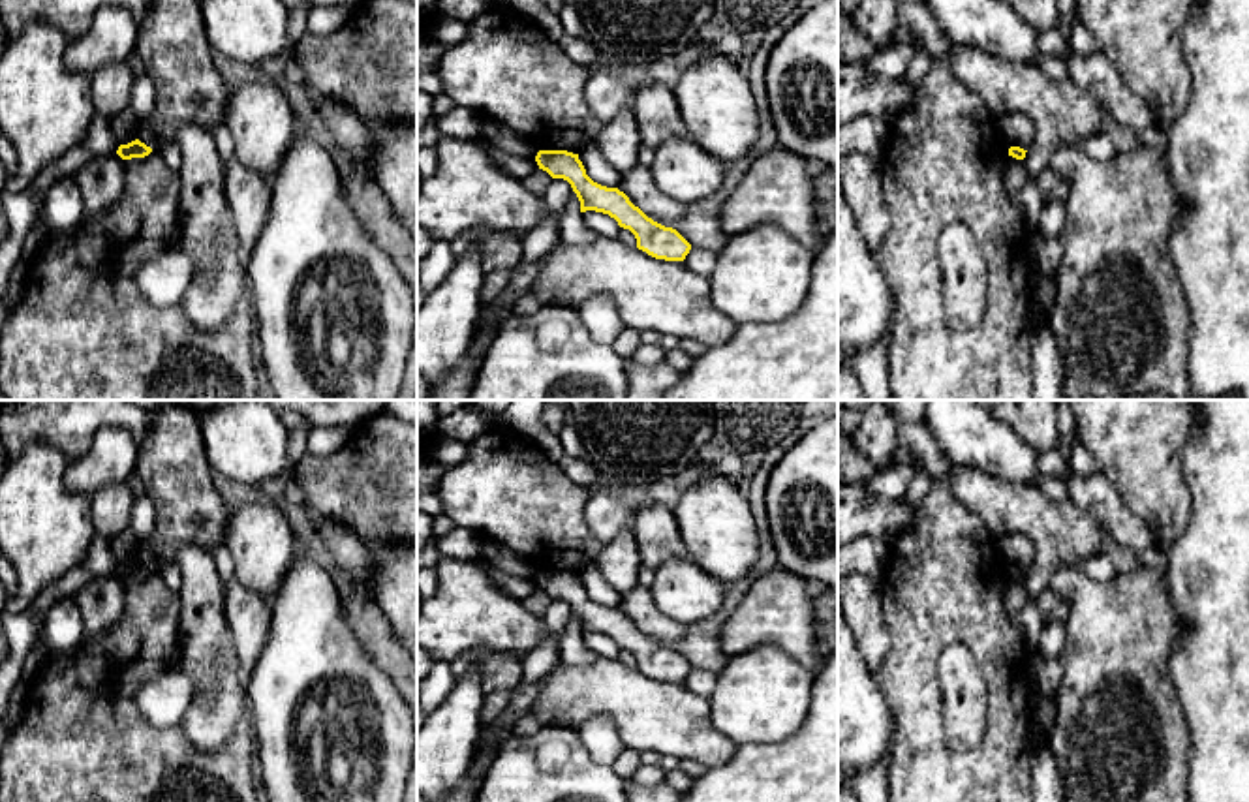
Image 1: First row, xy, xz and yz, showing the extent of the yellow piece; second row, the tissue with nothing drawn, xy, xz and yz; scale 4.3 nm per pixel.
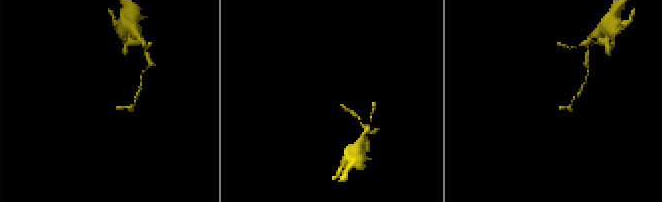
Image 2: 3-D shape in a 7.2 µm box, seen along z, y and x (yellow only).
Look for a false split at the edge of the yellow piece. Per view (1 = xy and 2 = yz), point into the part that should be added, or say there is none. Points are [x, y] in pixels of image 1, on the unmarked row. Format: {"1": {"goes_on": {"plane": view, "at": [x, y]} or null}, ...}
{"1": {"goes_on": null}, "2": {"goes_on": null}}

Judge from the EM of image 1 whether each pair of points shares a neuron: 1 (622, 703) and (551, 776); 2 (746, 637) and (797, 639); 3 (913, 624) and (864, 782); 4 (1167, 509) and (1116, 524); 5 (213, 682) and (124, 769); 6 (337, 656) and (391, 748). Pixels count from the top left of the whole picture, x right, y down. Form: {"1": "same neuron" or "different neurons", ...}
{"1": "different neurons", "2": "same neuron", "3": "different neurons", "4": "different neurons", "5": "different neurons", "6": "same neuron"}

